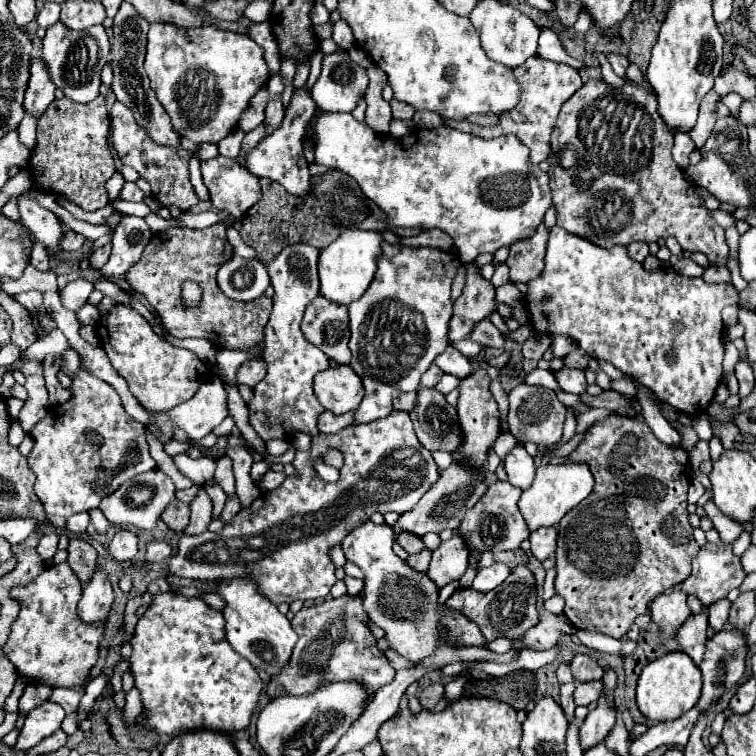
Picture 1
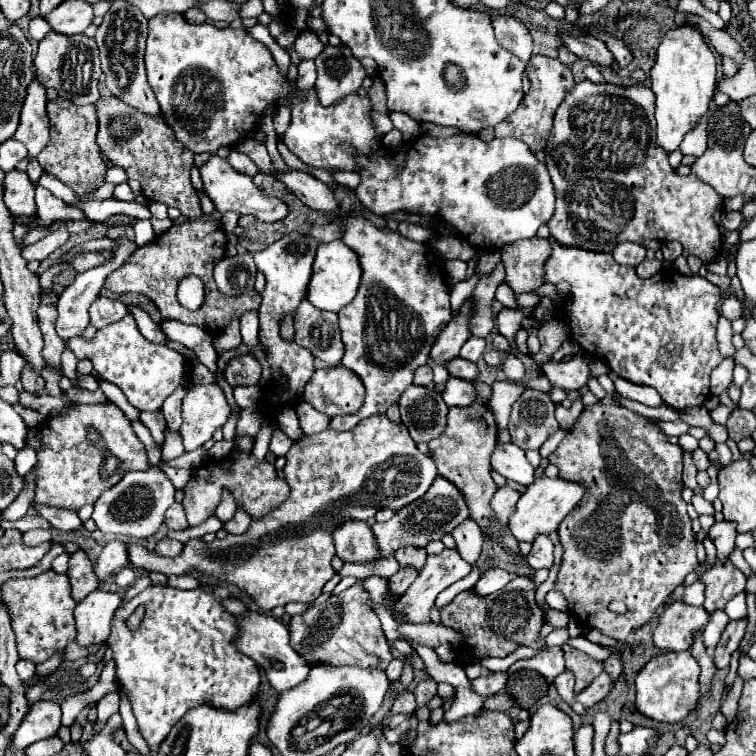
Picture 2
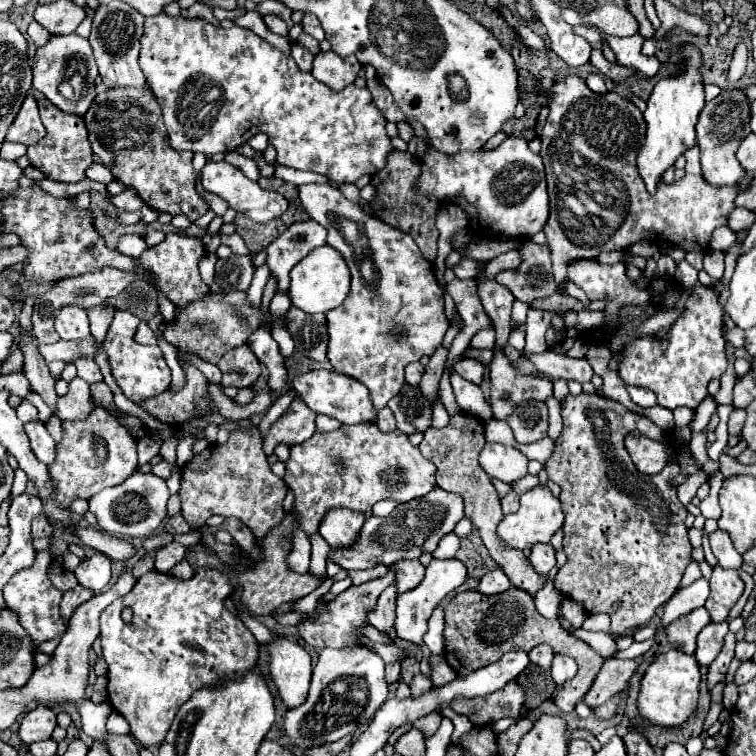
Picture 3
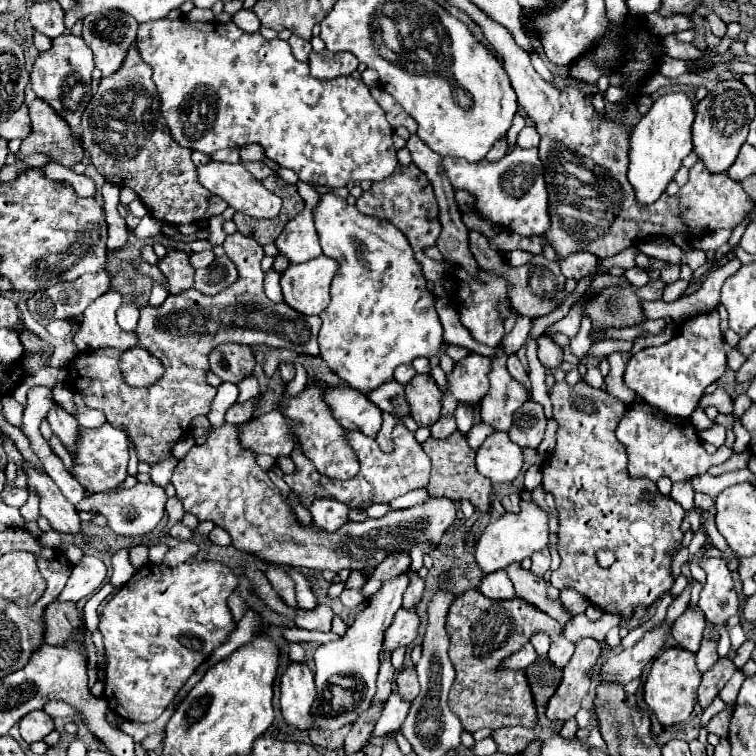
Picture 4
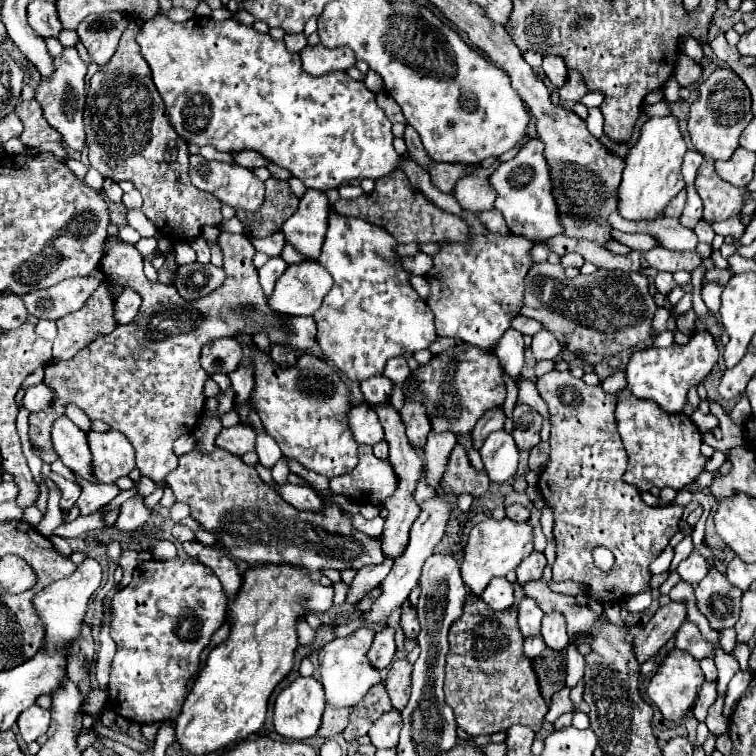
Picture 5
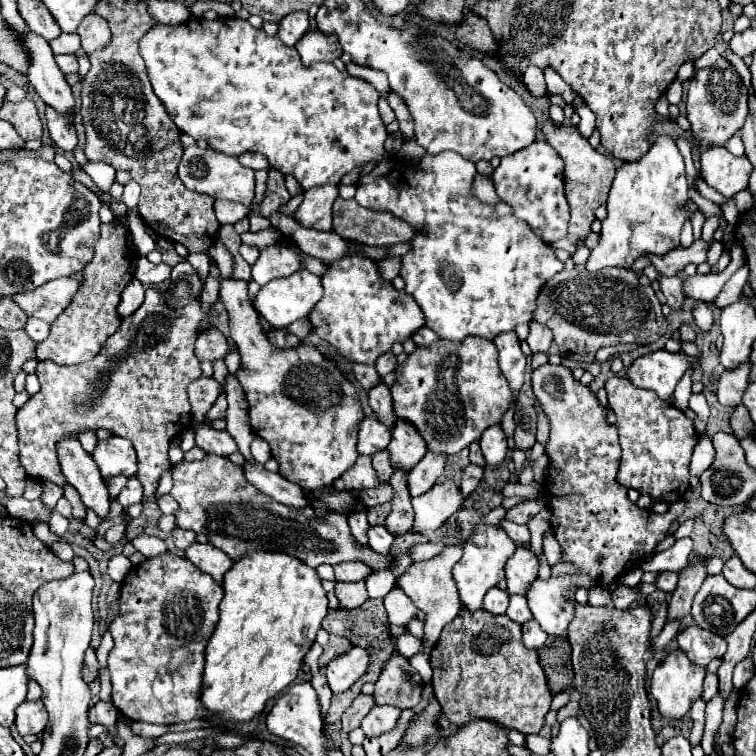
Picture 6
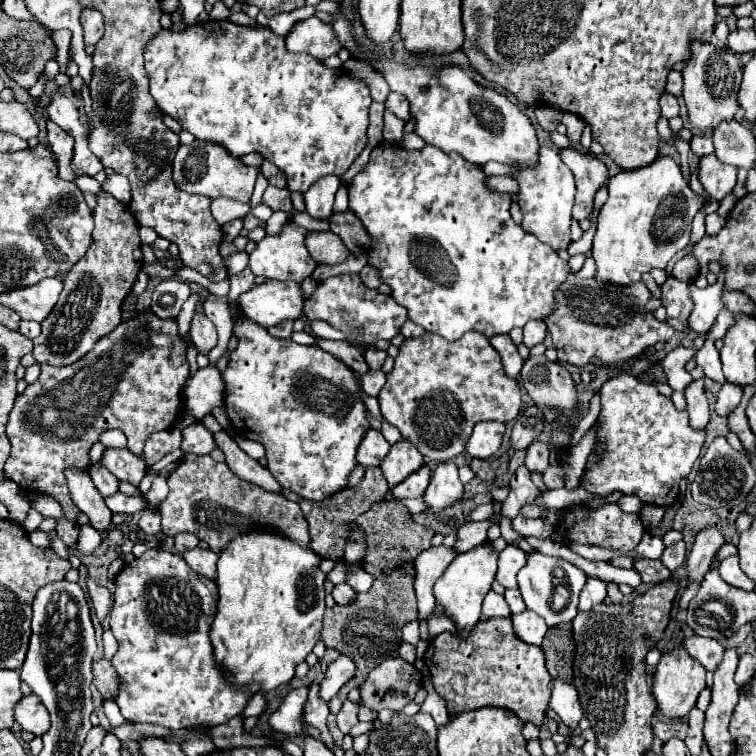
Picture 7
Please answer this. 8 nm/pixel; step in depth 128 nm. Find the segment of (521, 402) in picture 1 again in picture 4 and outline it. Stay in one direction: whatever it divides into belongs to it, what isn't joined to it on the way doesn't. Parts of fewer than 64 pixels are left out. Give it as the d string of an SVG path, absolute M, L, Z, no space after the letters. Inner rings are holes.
M528 400L514 412L514 422L508 430L508 436L514 444L522 448L524 446L536 448L544 438L544 430L546 430L544 408L538 402Z

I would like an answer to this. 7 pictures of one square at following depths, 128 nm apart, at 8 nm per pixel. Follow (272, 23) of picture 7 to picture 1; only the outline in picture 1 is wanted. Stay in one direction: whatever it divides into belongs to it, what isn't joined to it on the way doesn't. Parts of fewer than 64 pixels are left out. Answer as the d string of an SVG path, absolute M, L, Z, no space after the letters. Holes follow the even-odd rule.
M304 86L300 92L294 94L294 98L290 102L290 110L286 110L284 122L270 136L260 140L254 150L246 152L244 166L256 176L260 176L260 178L266 176L270 180L276 180L288 192L304 196L304 192L308 192L308 188L310 188L310 174L308 174L308 162L306 162L304 152L302 152L302 138L304 138L308 122L312 120L314 114L316 114L316 104Z

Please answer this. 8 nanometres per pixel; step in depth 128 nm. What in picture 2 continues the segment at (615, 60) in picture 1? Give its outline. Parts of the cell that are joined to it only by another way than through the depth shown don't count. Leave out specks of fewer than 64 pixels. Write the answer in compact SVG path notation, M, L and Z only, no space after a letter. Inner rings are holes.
M564 36L564 46L580 58L600 66L612 66L614 62L614 54L608 50L608 46L594 36Z

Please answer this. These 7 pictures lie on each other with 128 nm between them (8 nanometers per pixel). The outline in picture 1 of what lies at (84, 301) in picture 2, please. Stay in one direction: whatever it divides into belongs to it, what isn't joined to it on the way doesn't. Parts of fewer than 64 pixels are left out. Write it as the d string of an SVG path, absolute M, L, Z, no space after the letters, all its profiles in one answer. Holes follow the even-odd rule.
M122 216L112 236L112 256L108 264L100 270L104 278L116 278L126 274L136 260L140 260L148 240L152 238L152 230L144 218L138 216ZM86 304L82 310L80 310L80 324L96 324L98 322L98 318L100 318L100 312L94 308L94 306L90 306L90 304Z

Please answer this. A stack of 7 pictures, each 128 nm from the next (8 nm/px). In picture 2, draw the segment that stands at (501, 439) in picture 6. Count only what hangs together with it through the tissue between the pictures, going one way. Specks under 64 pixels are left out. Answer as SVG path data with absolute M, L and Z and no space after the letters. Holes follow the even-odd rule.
M498 444L492 454L492 468L506 480L530 486L534 482L534 468L524 456L524 450L516 444Z

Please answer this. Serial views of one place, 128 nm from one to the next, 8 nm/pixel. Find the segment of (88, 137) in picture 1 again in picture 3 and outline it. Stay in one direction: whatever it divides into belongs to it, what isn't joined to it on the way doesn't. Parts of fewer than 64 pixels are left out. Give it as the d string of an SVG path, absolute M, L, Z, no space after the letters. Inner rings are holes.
M40 100L38 108L40 108L40 118L42 118L48 134L44 140L30 146L26 152L32 166L42 170L50 180L58 180L58 182L66 182L66 184L84 180L86 170L94 164L94 152L88 142L88 130L86 130L84 118L78 114L62 112L48 100Z

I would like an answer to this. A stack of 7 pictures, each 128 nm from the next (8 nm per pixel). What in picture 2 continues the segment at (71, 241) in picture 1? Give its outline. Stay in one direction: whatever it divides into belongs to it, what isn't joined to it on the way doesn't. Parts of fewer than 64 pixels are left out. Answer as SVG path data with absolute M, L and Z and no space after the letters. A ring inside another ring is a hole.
M62 226L58 230L54 230L52 234L48 234L46 238L38 240L36 244L30 244L22 250L22 256L26 260L46 260L52 252L56 252L58 248L62 248L68 242L68 230Z

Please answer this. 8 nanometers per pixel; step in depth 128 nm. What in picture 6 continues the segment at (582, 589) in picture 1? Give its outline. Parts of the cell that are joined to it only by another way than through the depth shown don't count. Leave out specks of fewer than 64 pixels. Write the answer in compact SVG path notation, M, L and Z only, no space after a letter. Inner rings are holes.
M552 364L536 368L532 388L550 418L546 454L552 474L548 474L544 492L552 510L552 530L564 550L560 562L552 566L552 576L582 574L598 584L612 584L638 568L642 558L654 554L658 542L668 536L670 524L682 516L684 500L672 504L664 514L630 502L628 490L616 482L622 450L618 430L606 420L610 406L602 406L596 394L572 376L570 368ZM598 556L604 560L598 562Z

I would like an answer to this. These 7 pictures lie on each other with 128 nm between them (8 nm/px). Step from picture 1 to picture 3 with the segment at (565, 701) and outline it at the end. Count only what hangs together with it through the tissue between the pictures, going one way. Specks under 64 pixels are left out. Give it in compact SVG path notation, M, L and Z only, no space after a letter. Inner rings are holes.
M560 654L554 656L550 672L556 686L564 686L568 680L572 680L576 676L576 670L578 670L576 662L570 656L560 656Z

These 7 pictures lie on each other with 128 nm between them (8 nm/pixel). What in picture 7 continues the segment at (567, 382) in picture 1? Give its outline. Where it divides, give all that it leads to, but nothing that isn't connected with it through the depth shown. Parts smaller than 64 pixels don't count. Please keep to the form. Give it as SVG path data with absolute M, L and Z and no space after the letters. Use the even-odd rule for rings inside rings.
M530 320L524 326L524 344L528 348L532 348L536 344L542 344L544 338L546 338L546 324L544 324L544 320Z

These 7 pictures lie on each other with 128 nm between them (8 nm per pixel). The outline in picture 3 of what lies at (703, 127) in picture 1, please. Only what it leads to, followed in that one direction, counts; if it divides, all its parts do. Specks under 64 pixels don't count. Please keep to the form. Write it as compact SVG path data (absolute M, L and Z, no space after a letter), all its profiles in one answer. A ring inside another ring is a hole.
M568 76L566 80L560 80L554 86L548 122L540 134L540 140L542 140L540 156L546 166L546 180L548 180L548 194L550 194L550 218L544 226L544 234L552 250L552 272L556 284L564 282L568 260L596 258L600 252L624 250L644 238L672 244L686 252L706 252L710 248L714 228L726 224L728 214L734 208L736 188L712 188L702 178L700 160L698 160L698 144L684 152L686 176L672 184L666 184L664 180L660 180L656 194L648 194L644 180L638 174L638 164L636 164L636 158L638 158L636 154L640 150L640 144L644 142L644 132L646 132L644 114L628 98L622 98L616 92L596 94L578 76ZM568 194L572 194L584 206L584 214L574 214L568 208Z

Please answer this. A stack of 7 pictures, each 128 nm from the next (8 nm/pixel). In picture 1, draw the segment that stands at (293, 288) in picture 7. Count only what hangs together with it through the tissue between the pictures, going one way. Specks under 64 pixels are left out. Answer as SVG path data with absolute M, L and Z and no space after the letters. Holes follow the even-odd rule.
M346 230L332 242L328 248L320 252L318 260L318 274L320 274L320 294L328 300L336 300L340 304L350 304L360 300L362 294L368 290L370 282L374 280L378 258L382 256L382 242L384 238L380 232L372 230Z

